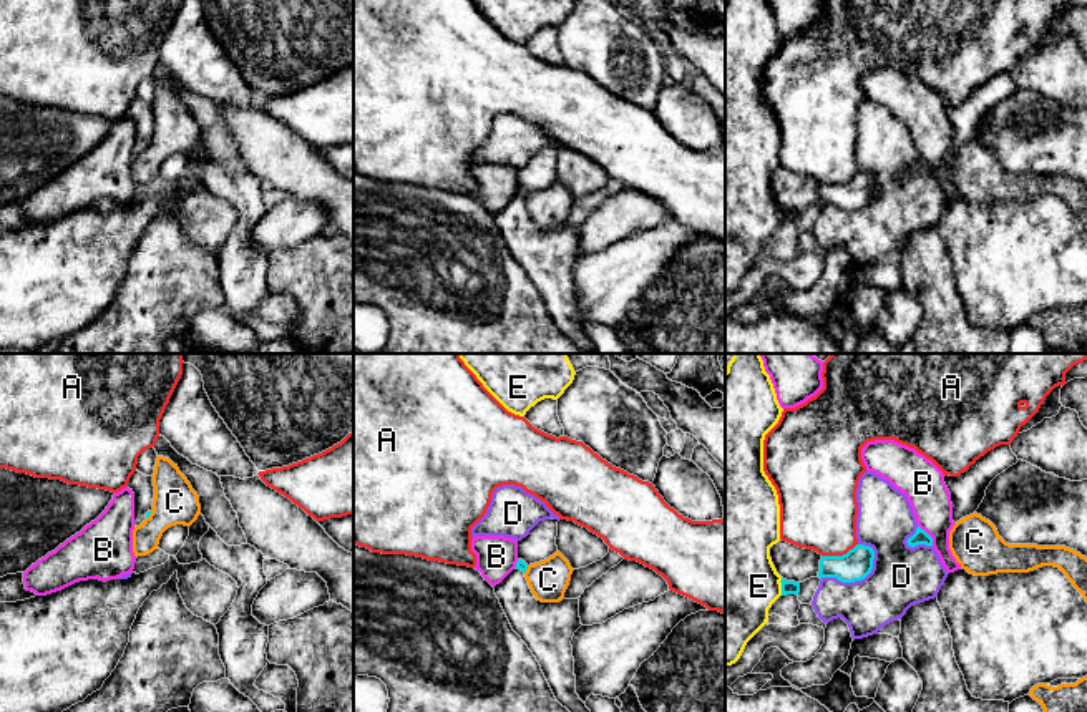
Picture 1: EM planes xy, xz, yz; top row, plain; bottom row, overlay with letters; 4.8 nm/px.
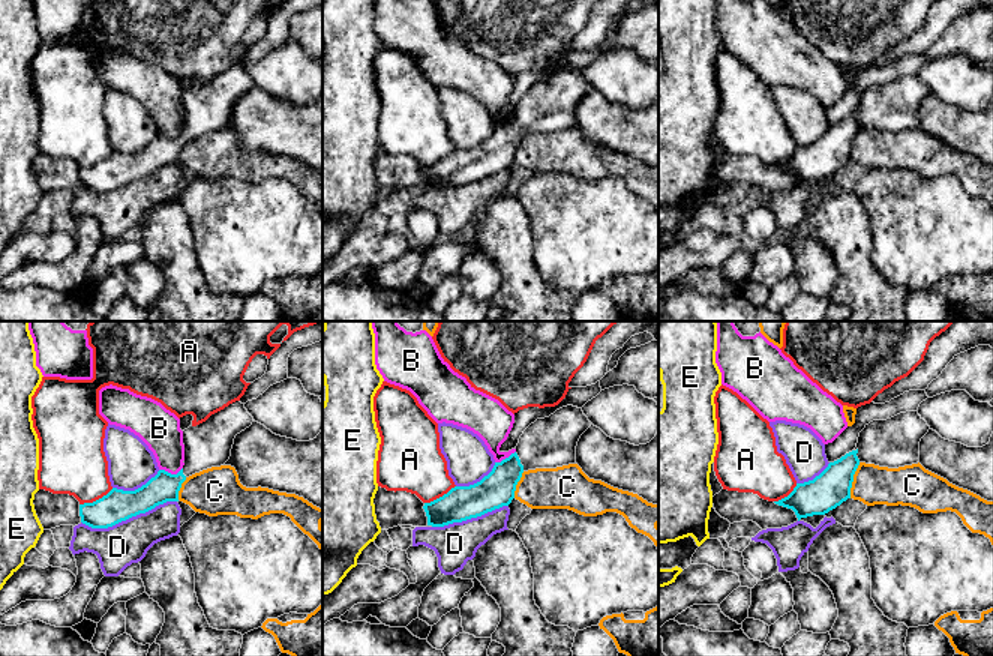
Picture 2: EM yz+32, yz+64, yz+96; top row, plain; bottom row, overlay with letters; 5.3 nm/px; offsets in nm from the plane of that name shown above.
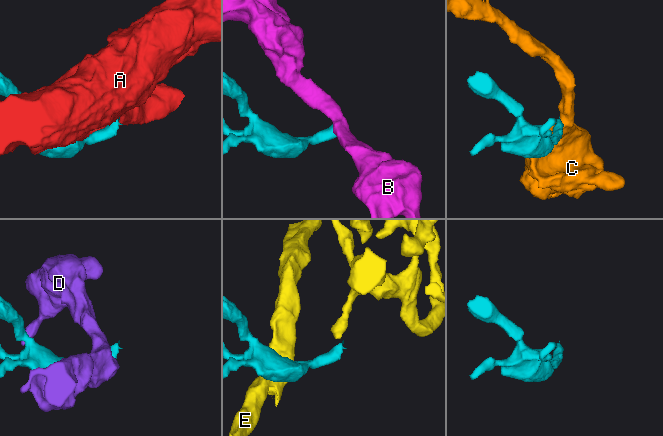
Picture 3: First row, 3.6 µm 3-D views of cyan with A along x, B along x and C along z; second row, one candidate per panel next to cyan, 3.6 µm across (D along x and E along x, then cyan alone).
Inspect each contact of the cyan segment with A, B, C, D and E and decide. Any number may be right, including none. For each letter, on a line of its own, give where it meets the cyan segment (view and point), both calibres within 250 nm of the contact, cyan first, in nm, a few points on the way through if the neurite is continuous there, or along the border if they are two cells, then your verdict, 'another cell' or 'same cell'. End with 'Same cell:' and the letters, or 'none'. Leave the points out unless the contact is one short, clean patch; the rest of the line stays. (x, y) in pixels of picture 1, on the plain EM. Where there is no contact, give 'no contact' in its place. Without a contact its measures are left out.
A: meets cyan in yz at (838, 185); 150 nm thick on the cyan side, 380 nm on the other; another cell
B: meets cyan in yz at (928, 163); 70 nm thick on the cyan side, 200 nm on the other; border along yz (918, 153), (931, 166), (933, 173); another cell
C: meets cyan in xy at (150, 141); 20 nm thick on the cyan side, 220 nm on the other; border along xy (151, 140), (146, 146); another cell
D: meets cyan in yz at (857, 208); 150 nm thick on the cyan side, 300 nm on the other; another cell
E: meets cyan in yz at (782, 214); 60 nm thick on the cyan side, 440 nm on the other; another cell
Same cell: none

